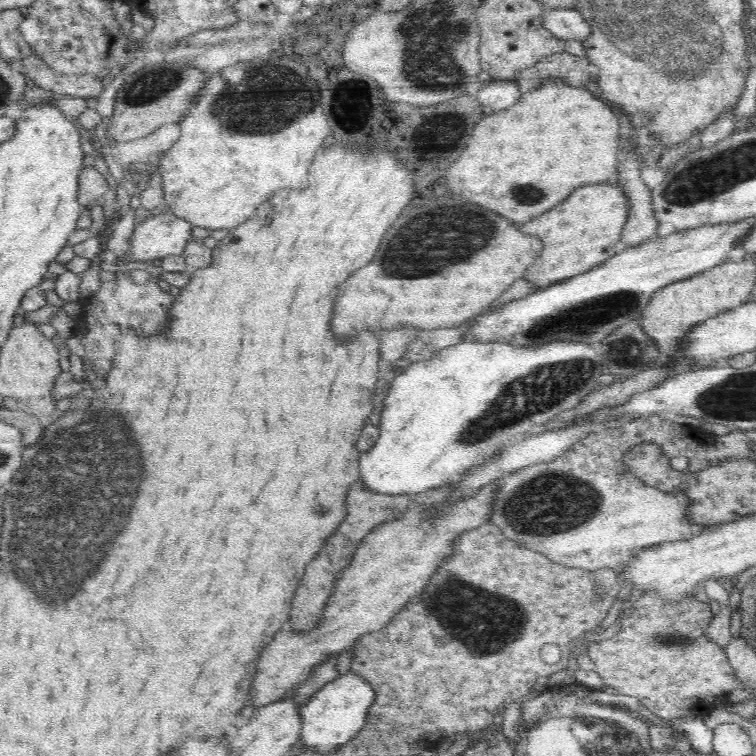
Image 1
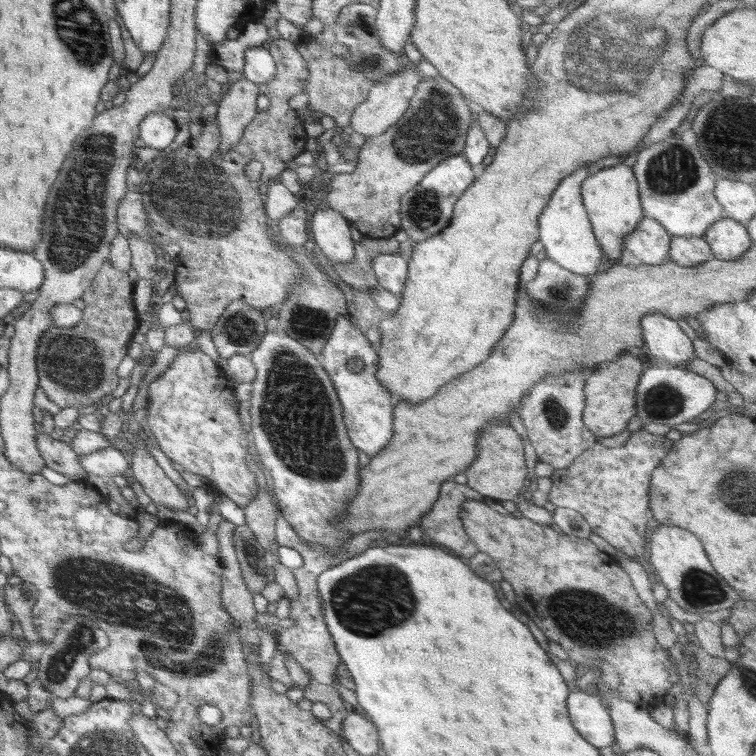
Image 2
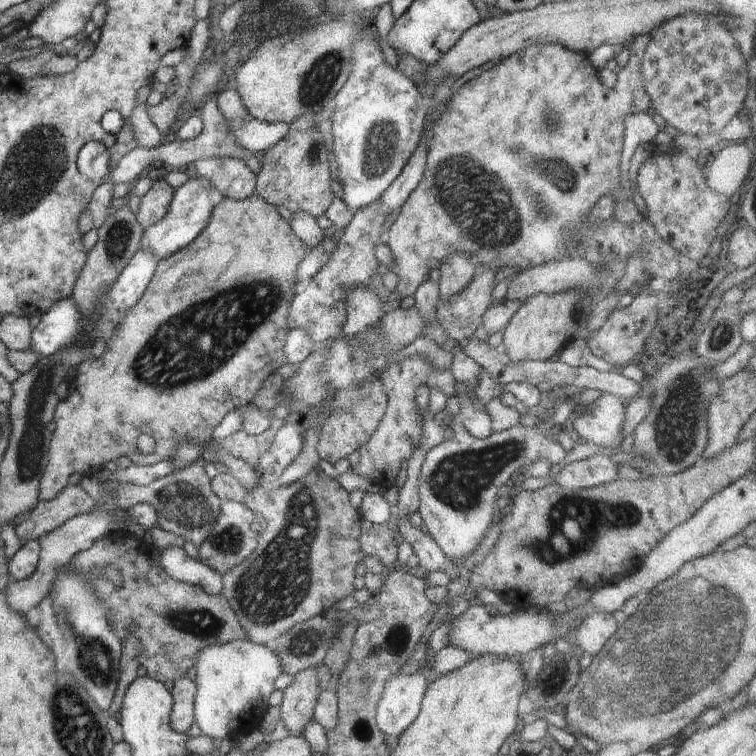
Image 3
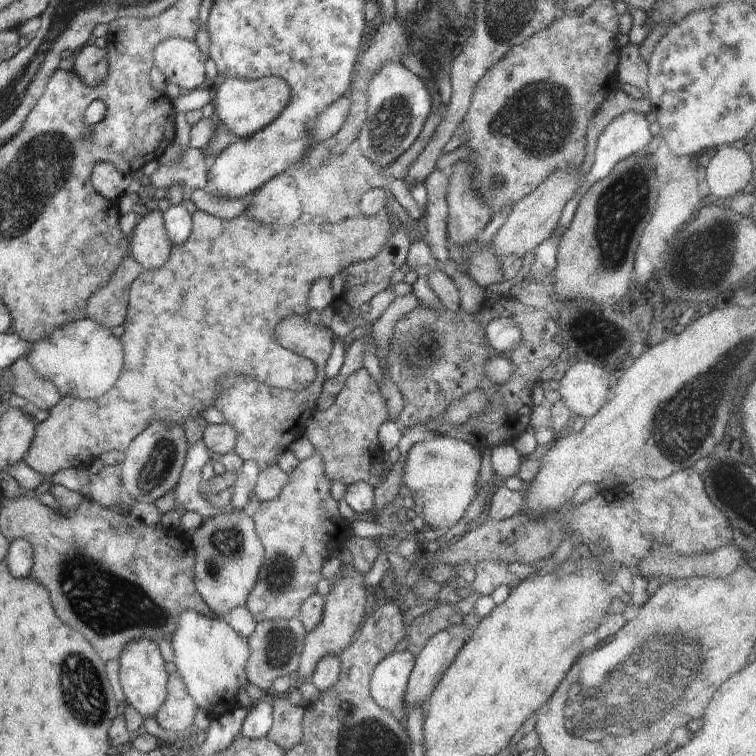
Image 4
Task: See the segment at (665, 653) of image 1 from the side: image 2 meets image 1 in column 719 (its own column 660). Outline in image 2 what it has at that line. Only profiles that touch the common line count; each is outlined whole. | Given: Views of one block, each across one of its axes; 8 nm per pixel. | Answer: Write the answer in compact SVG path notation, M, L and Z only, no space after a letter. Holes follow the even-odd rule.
M486 500L464 501L459 516L470 540L480 551L492 557L494 566L502 572L502 578L510 583L510 590L514 590L514 602L518 602L522 610L524 606L530 606L524 610L524 614L544 632L548 640L558 640L558 644L568 651L569 661L589 667L596 660L612 664L620 678L620 698L649 711L658 706L654 703L658 696L664 696L680 679L679 668L658 643L653 631L652 611L638 597L630 577L615 556L600 551L586 538L558 533L549 525L538 524L524 517L514 518Z

